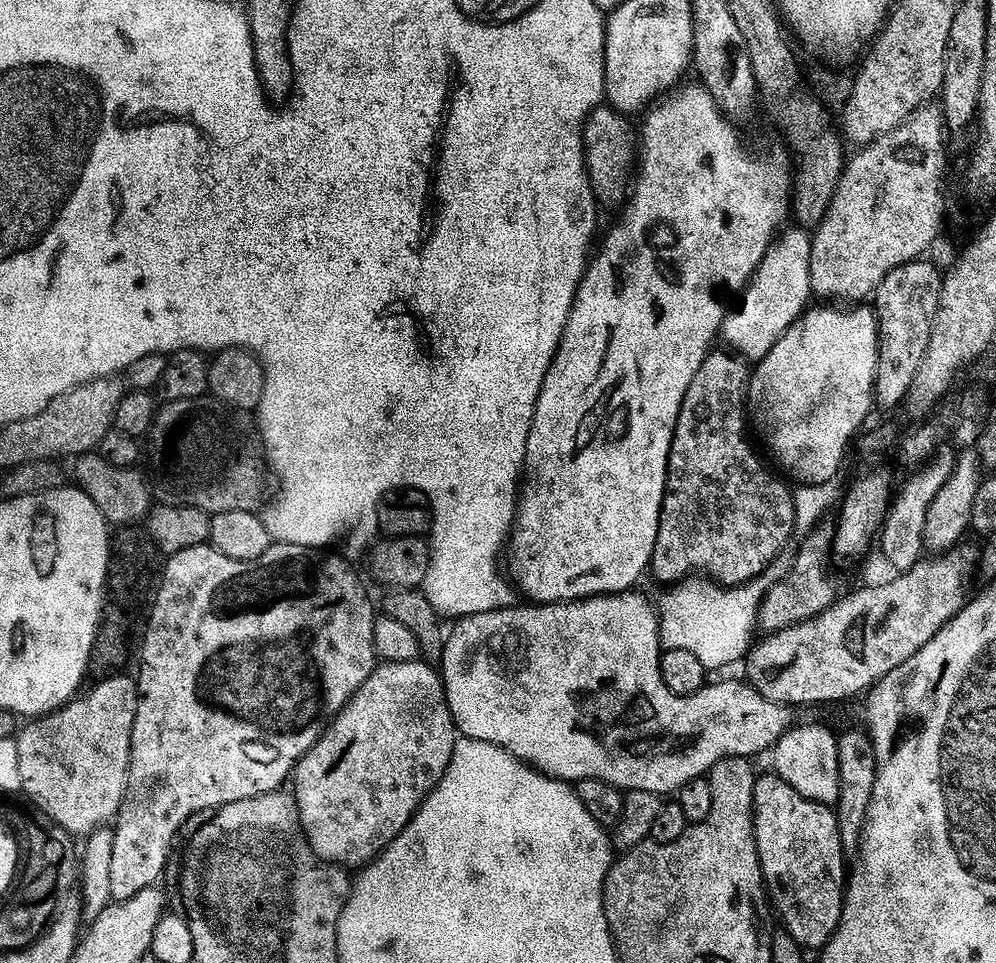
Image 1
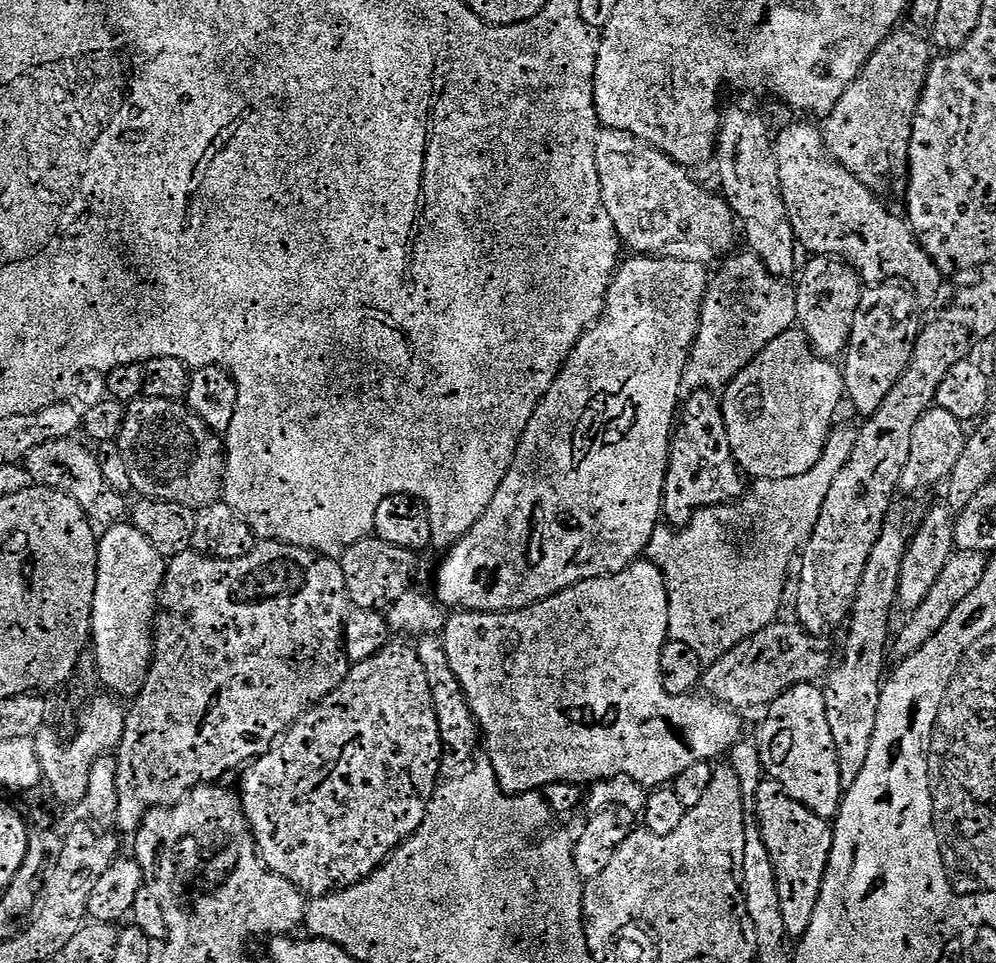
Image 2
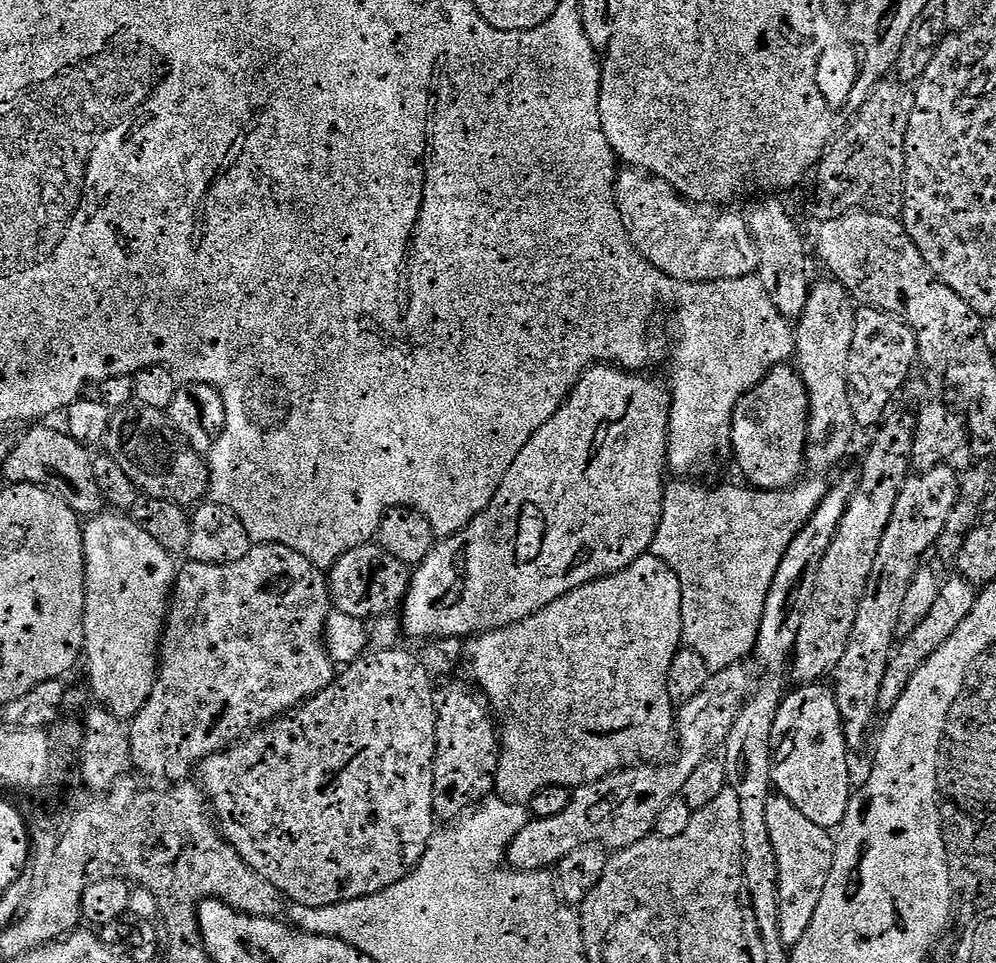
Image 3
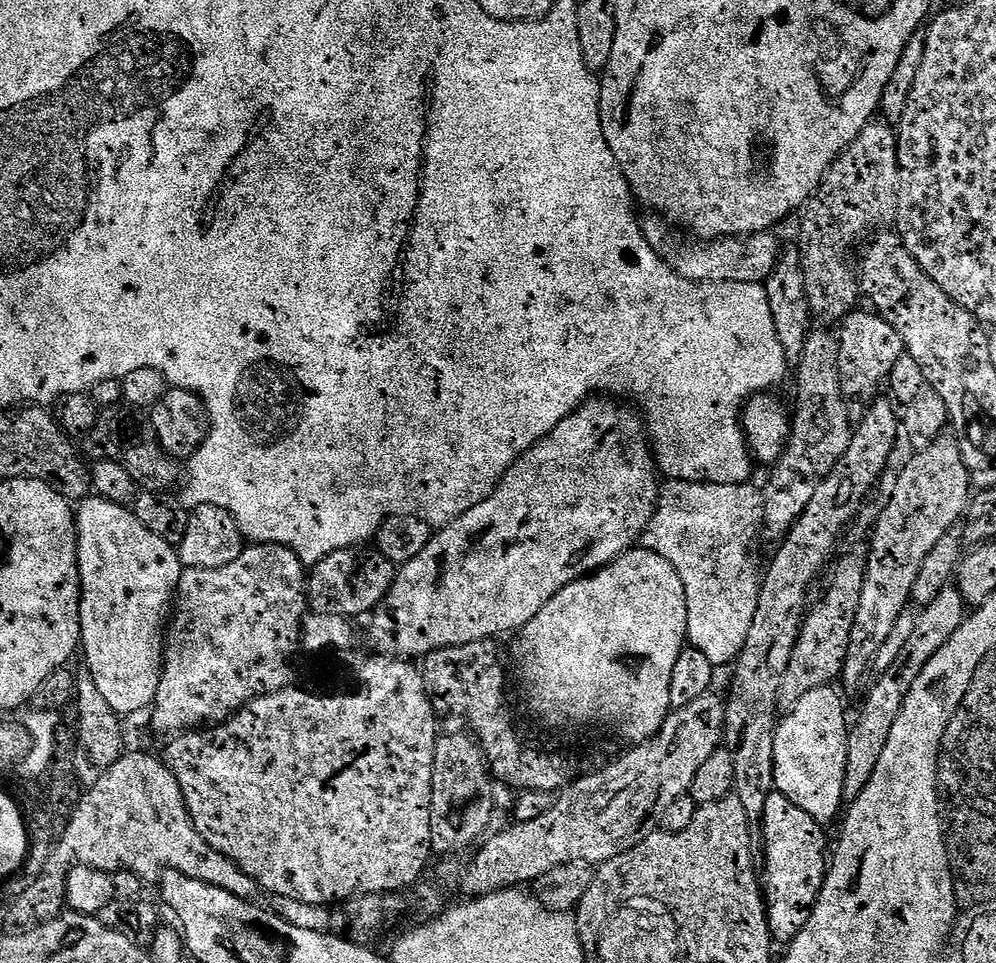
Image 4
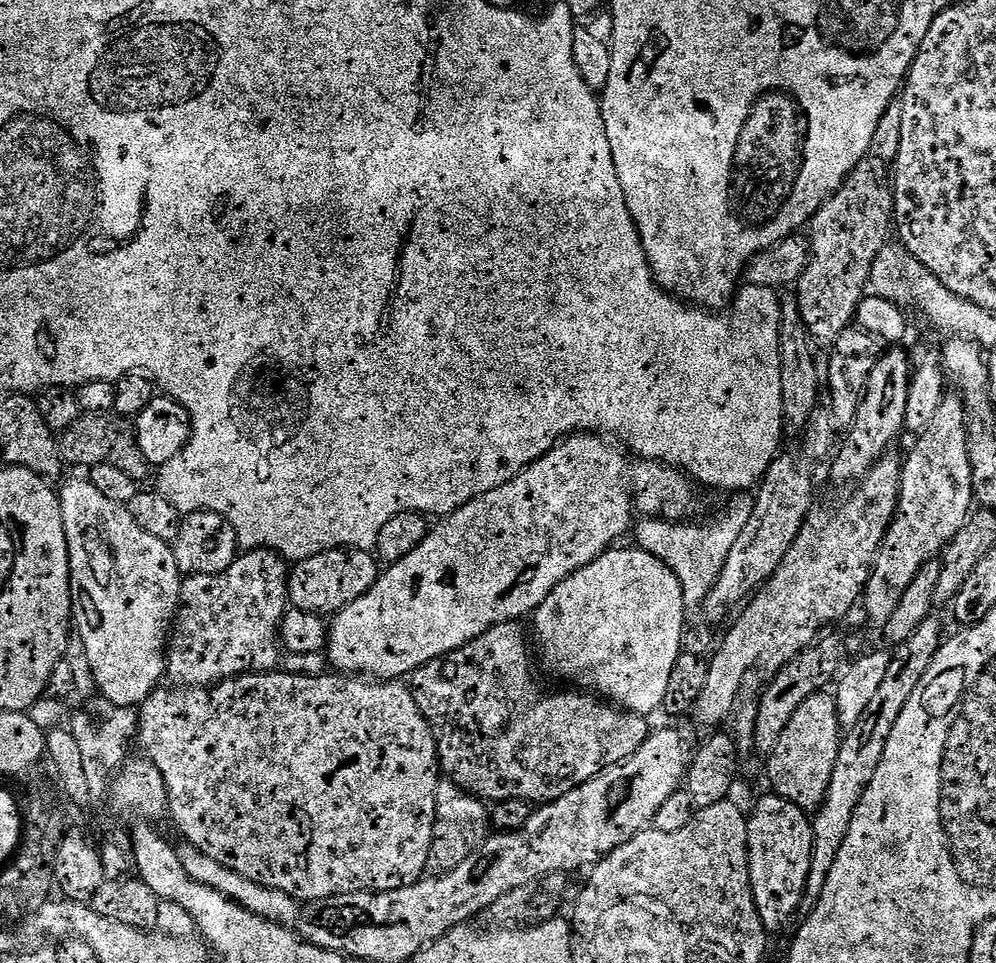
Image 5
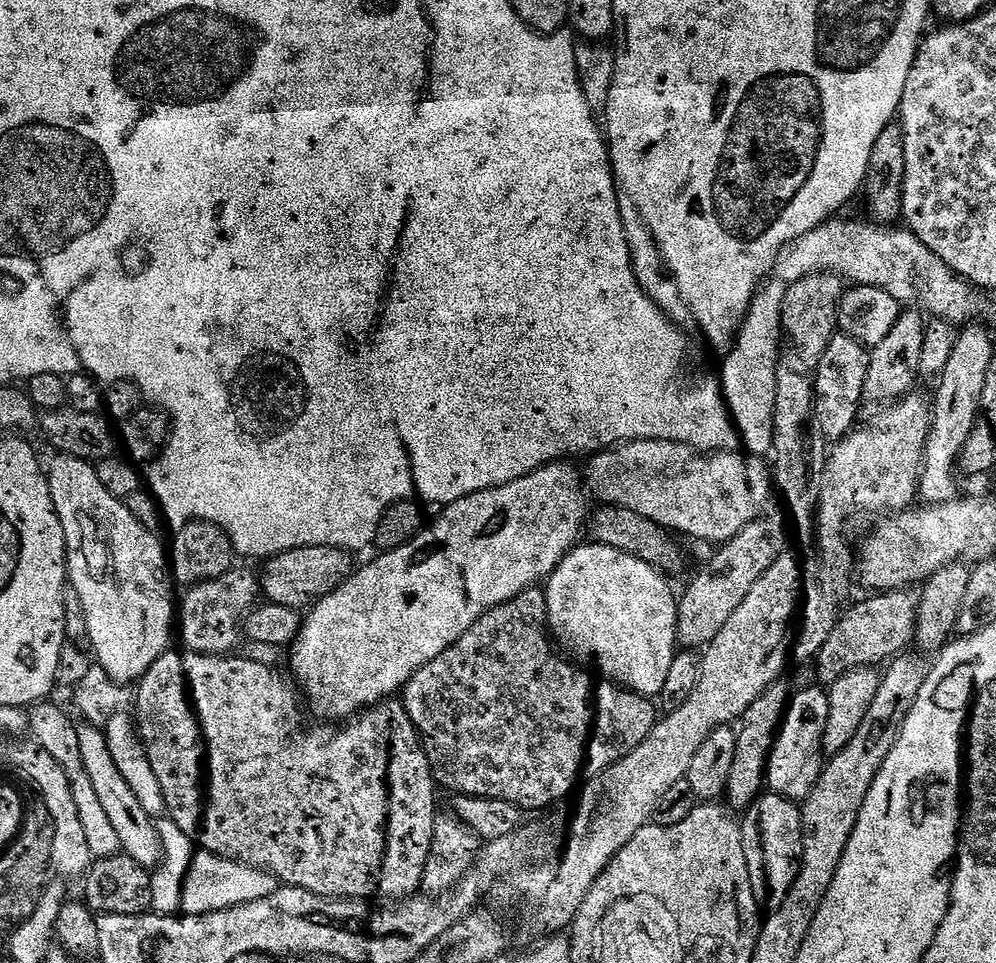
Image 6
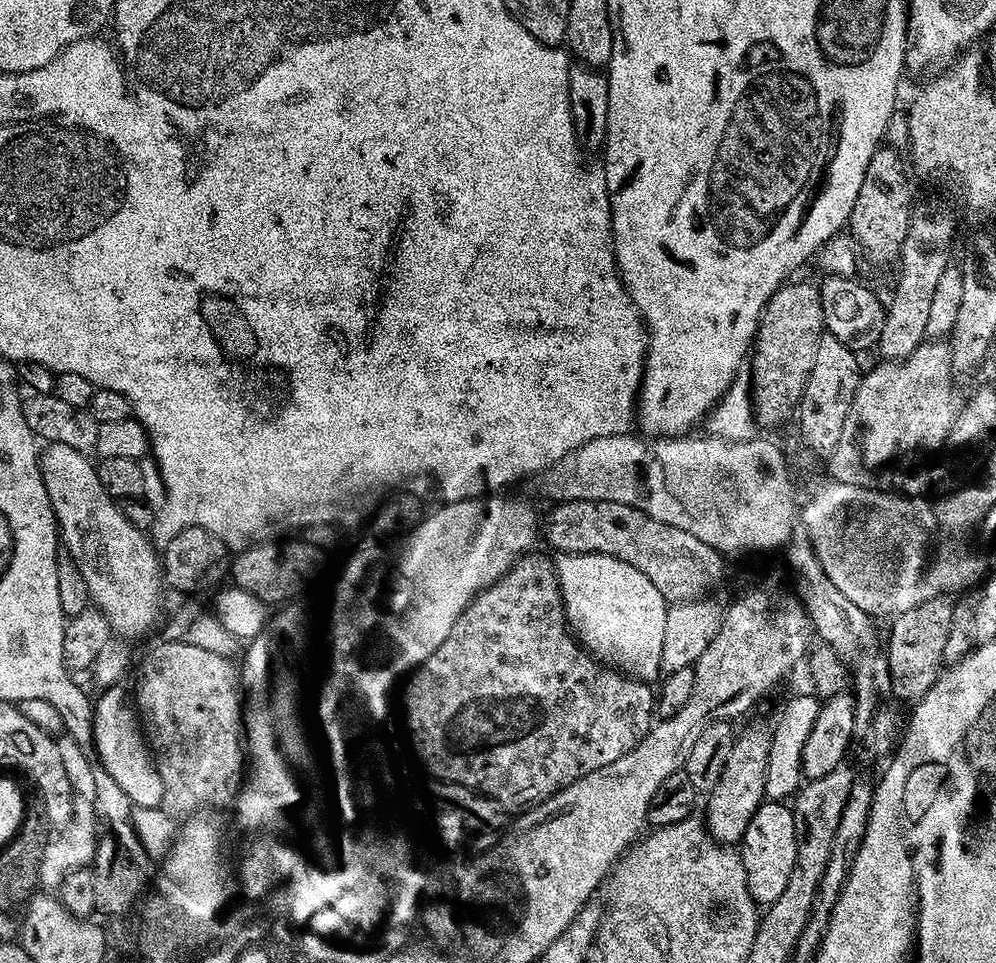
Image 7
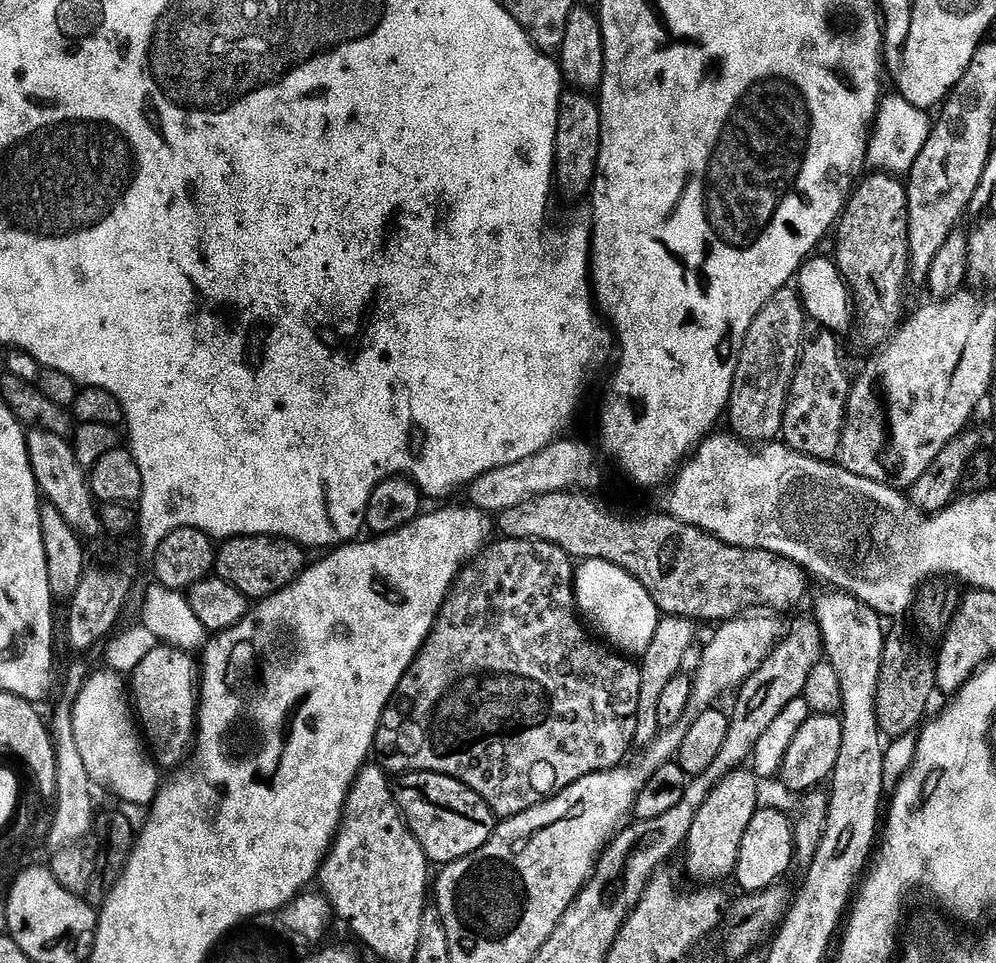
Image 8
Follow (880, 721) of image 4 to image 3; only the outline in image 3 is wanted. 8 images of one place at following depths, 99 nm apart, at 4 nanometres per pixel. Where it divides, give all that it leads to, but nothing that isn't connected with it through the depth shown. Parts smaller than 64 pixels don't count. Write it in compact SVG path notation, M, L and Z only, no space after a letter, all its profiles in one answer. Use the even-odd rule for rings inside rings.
M963 578L956 580L950 581L949 584L944 582L939 585L937 601L934 602L929 614L922 618L921 624L909 637L901 639L895 645L892 655L888 657L886 674L882 678L882 690L878 694L881 713L887 714L892 711L892 707L904 693L910 678L914 678L917 670L949 640L956 627L972 613L972 607L976 605L977 589Z

